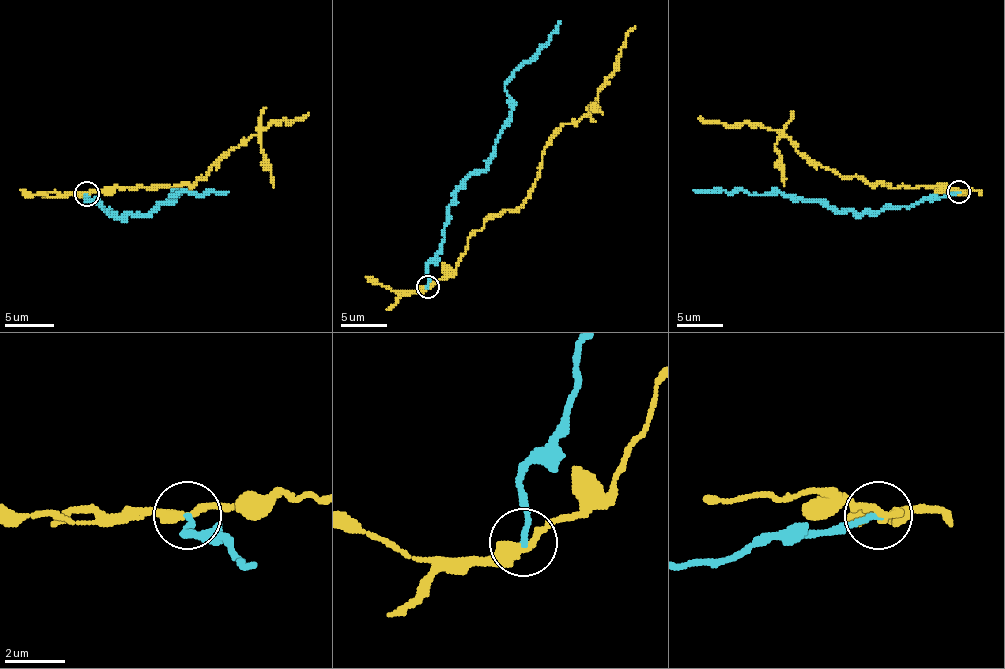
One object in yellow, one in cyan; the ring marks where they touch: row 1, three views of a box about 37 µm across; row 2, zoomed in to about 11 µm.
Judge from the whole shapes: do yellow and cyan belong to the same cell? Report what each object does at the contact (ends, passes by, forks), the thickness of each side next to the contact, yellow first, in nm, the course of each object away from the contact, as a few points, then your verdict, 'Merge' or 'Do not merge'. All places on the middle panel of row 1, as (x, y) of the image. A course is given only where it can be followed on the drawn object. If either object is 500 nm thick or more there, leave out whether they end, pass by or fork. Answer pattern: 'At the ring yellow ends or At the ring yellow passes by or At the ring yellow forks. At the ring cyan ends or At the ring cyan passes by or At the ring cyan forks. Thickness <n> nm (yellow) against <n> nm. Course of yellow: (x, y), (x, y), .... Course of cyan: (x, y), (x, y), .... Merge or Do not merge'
At the ring yellow passes by. At the ring cyan ends. Thickness 240 nm (yellow) against 180 nm. Course of yellow: (428, 286), (456, 267), (467, 239), (488, 219), (519, 209), (549, 140), (595, 105), (635, 26). Course of cyan: (428, 286), (428, 263), (444, 237), (456, 188), (484, 170), (509, 116), (512, 98), (505, 81), (560, 21). Do not merge

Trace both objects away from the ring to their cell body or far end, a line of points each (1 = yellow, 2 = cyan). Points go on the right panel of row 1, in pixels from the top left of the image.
1: (958, 192), (939, 185), (870, 185), (856, 176), (839, 176), (812, 165), (777, 130), (698, 118)
2: (958, 192), (928, 197), (909, 206), (884, 206), (860, 213), (842, 213), (788, 195), (693, 190)

